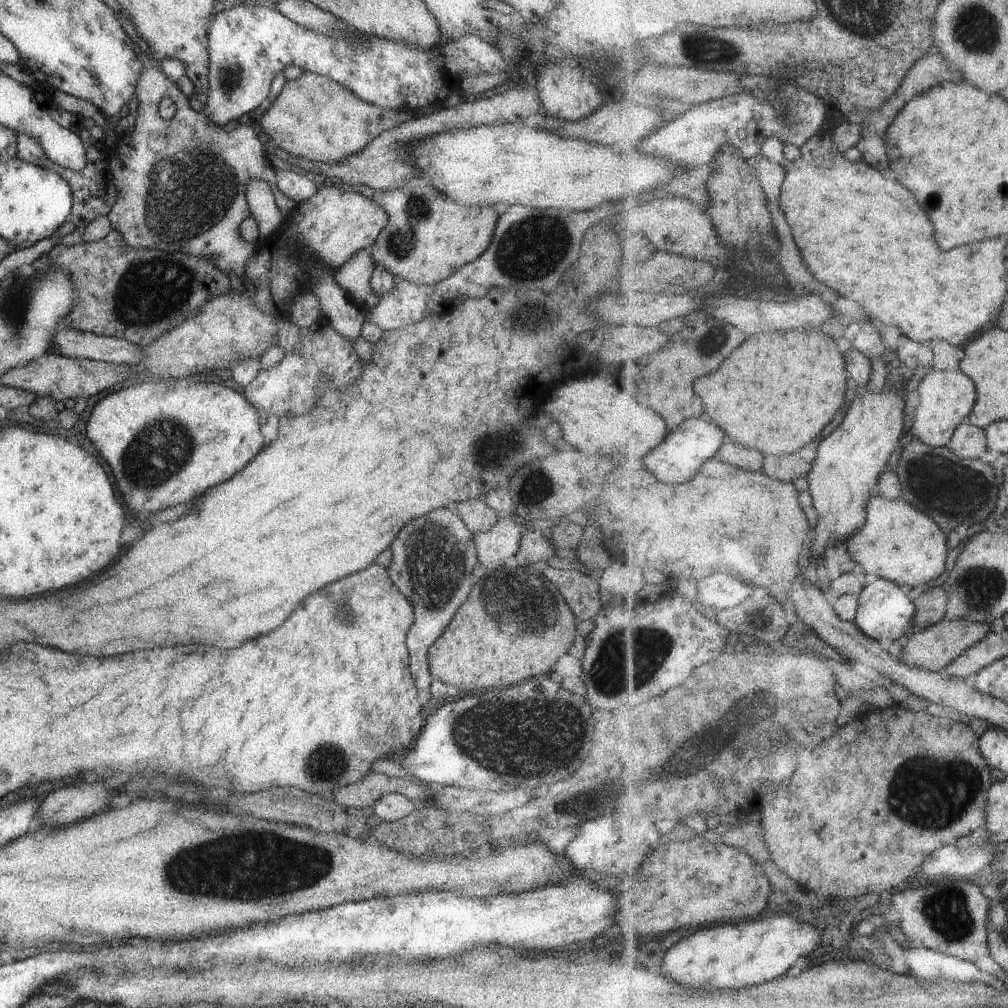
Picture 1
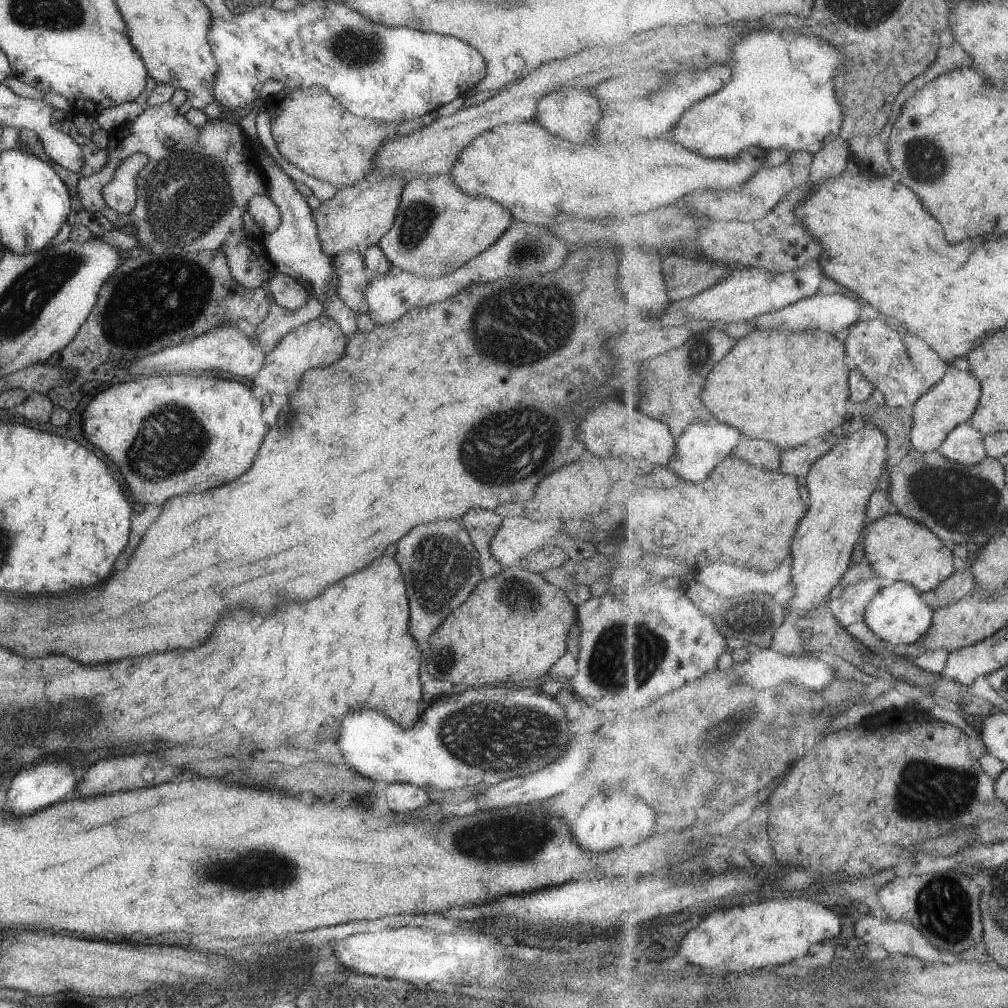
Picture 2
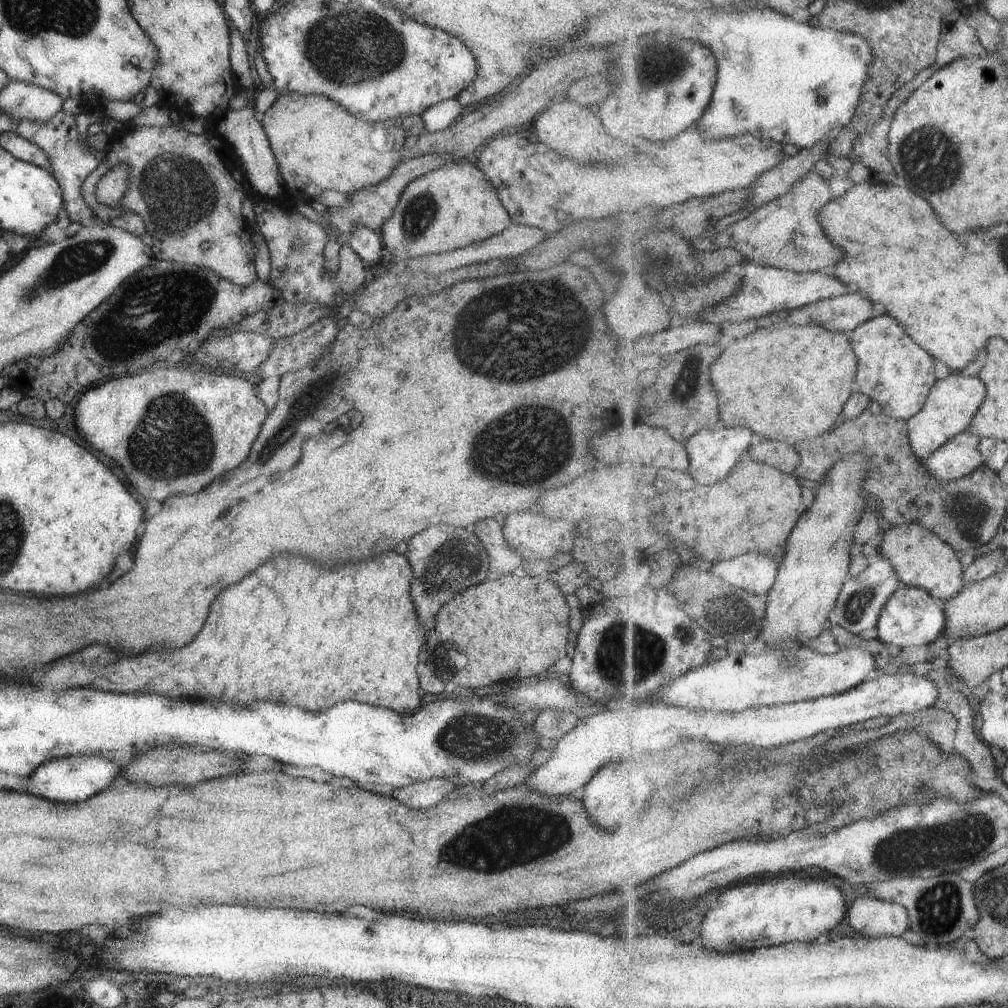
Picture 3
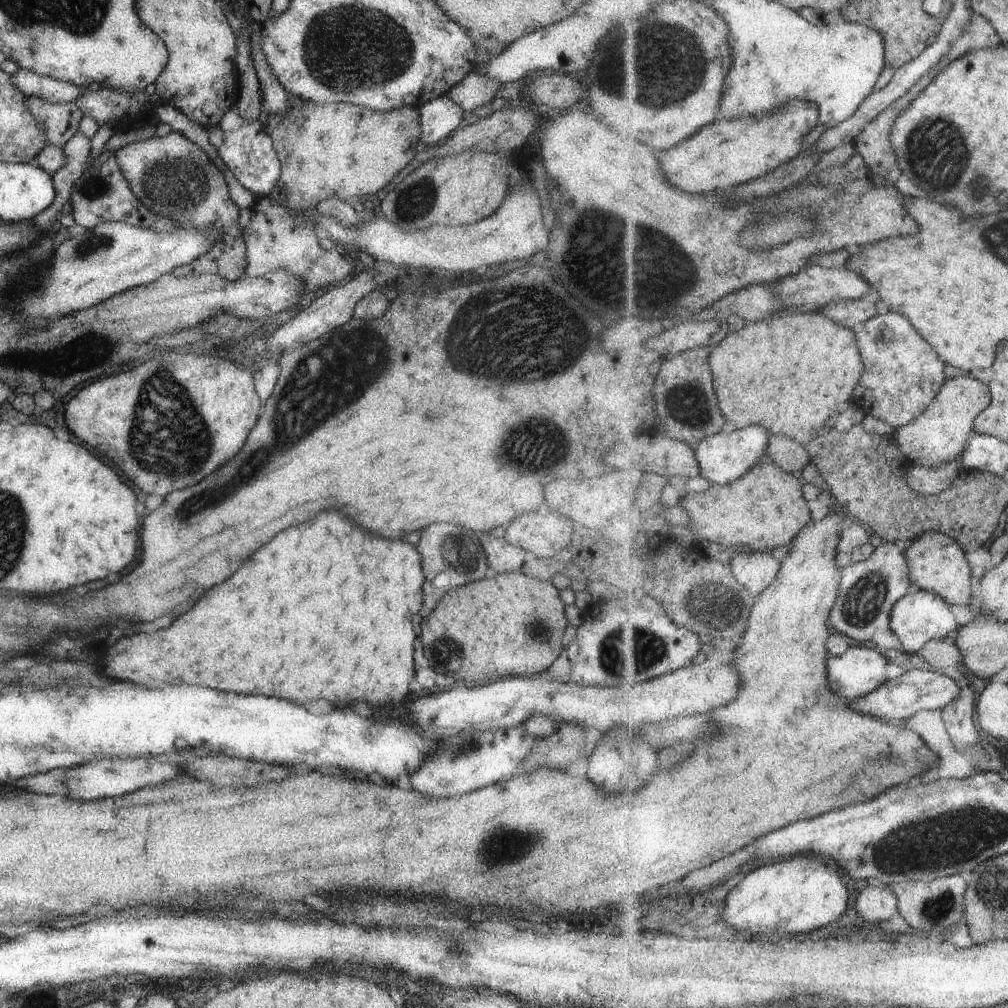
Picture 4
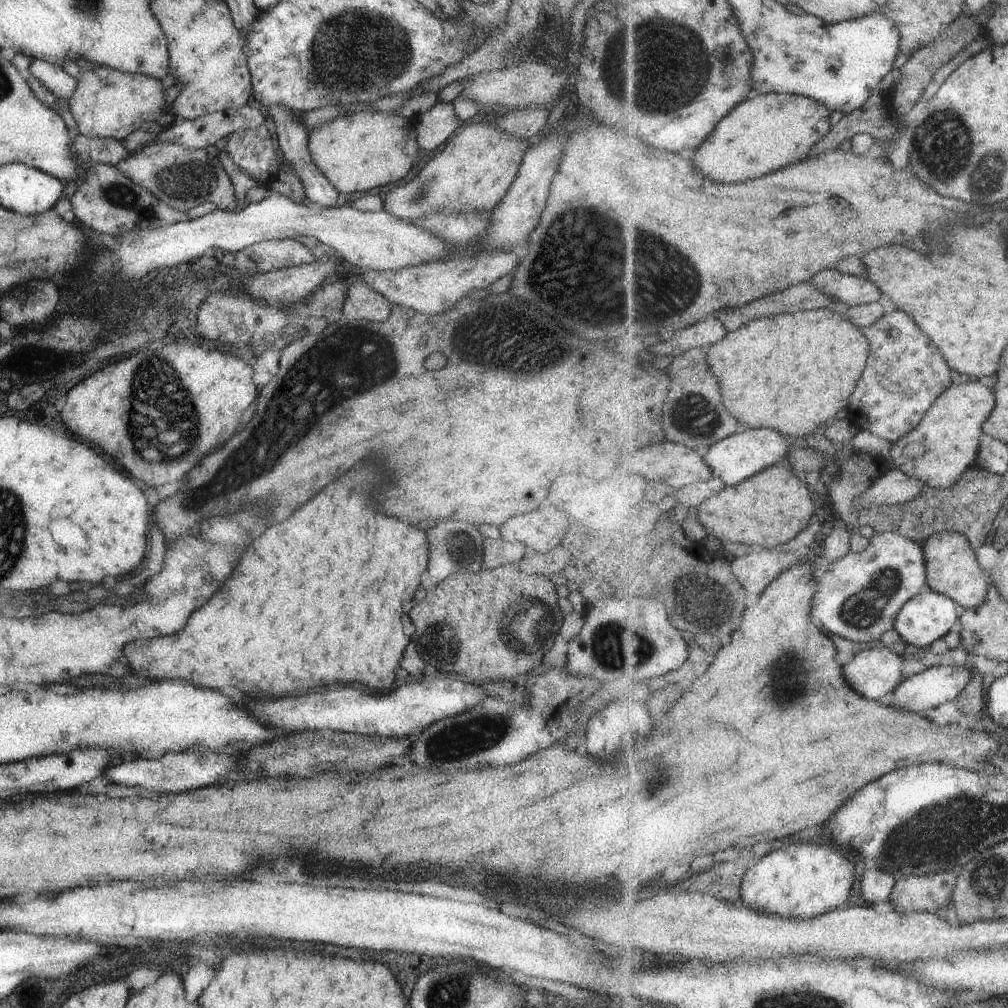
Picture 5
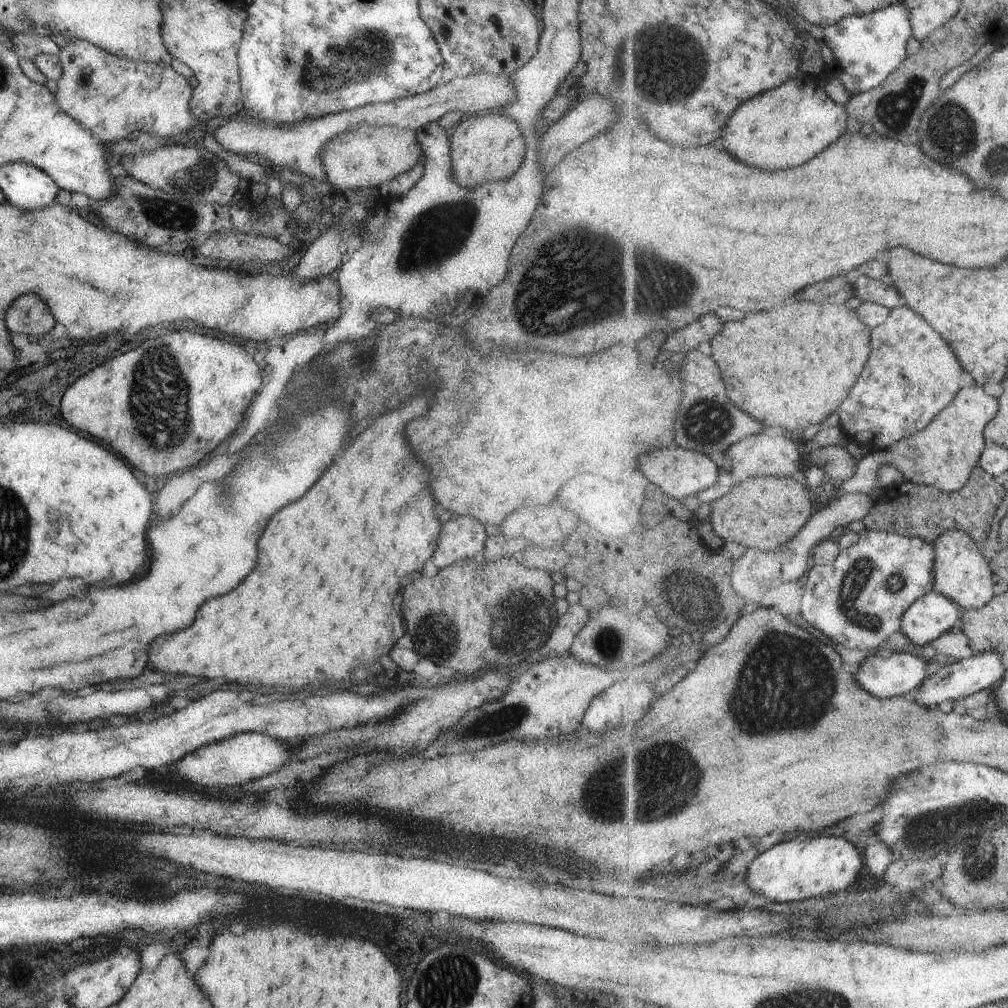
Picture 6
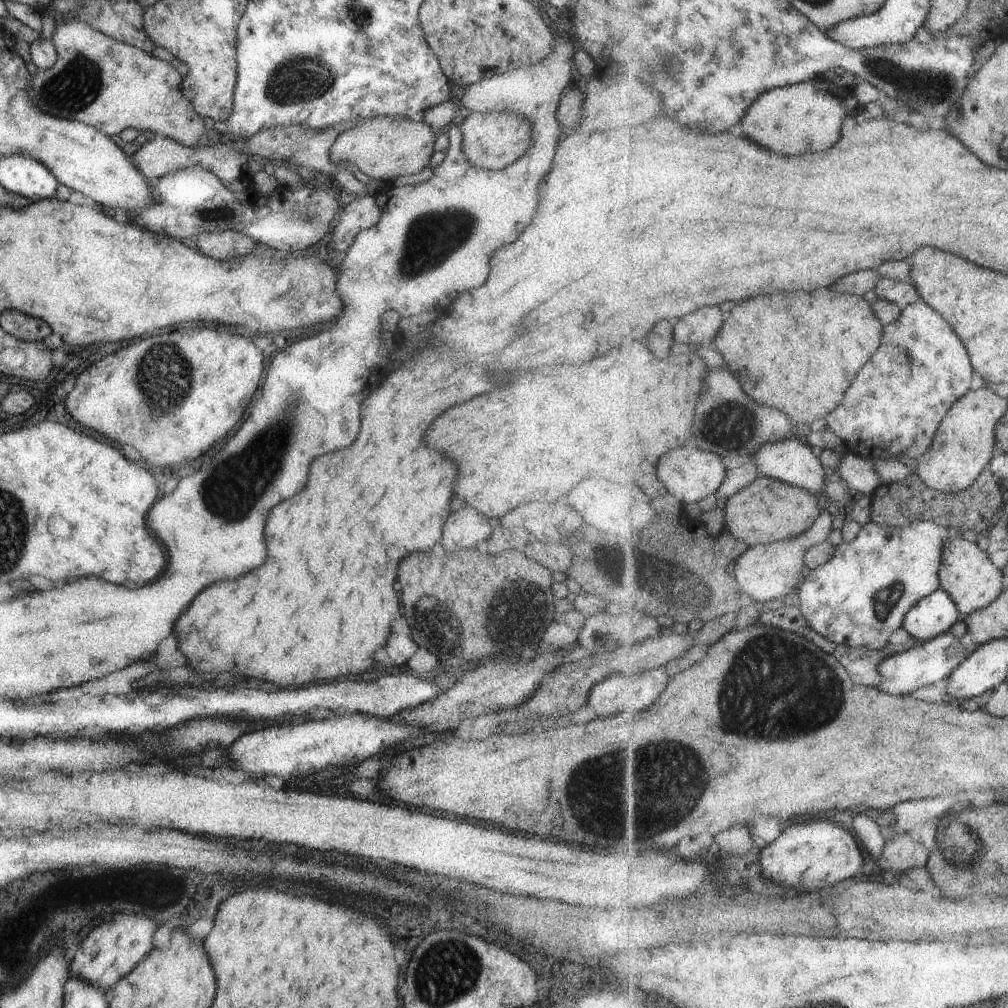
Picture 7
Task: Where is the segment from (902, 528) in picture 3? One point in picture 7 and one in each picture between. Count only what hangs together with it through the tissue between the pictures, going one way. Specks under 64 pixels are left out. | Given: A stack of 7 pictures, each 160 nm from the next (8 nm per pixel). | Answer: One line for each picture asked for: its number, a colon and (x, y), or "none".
4: (938, 563)
5: (953, 569)
6: (962, 573)
7: (968, 574)

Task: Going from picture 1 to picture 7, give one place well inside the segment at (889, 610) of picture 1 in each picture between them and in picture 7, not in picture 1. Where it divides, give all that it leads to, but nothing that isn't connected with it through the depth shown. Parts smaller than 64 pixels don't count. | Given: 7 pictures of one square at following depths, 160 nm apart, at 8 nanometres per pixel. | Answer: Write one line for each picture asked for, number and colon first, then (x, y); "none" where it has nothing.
2: (898, 615)
3: (912, 617)
4: (921, 616)
5: (929, 617)
6: (934, 614)
7: (934, 615)

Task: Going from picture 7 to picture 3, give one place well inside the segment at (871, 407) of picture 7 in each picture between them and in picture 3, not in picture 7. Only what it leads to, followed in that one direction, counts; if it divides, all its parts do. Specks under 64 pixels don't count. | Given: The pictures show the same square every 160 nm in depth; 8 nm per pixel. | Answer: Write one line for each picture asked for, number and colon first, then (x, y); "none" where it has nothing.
3: (895, 371)
4: (904, 374)
5: (906, 373)
6: (913, 374)

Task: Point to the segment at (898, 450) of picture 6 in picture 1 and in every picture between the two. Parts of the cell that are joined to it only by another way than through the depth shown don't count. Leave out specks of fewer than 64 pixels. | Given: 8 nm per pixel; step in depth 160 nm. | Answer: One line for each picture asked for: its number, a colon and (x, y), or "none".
1: (947, 398)
2: (954, 400)
3: (953, 403)
4: (938, 436)
5: (938, 452)

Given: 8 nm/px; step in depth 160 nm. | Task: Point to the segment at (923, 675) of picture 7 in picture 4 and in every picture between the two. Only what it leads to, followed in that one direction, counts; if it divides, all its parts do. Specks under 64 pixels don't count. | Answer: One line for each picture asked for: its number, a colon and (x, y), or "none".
4: (857, 672)
5: (876, 672)
6: (899, 673)

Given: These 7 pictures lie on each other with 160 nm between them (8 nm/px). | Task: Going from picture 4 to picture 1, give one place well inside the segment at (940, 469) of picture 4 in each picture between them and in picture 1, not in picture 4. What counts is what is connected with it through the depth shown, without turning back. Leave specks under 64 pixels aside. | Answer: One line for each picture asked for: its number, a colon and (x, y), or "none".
1: (970, 441)
2: (965, 445)
3: (960, 457)

